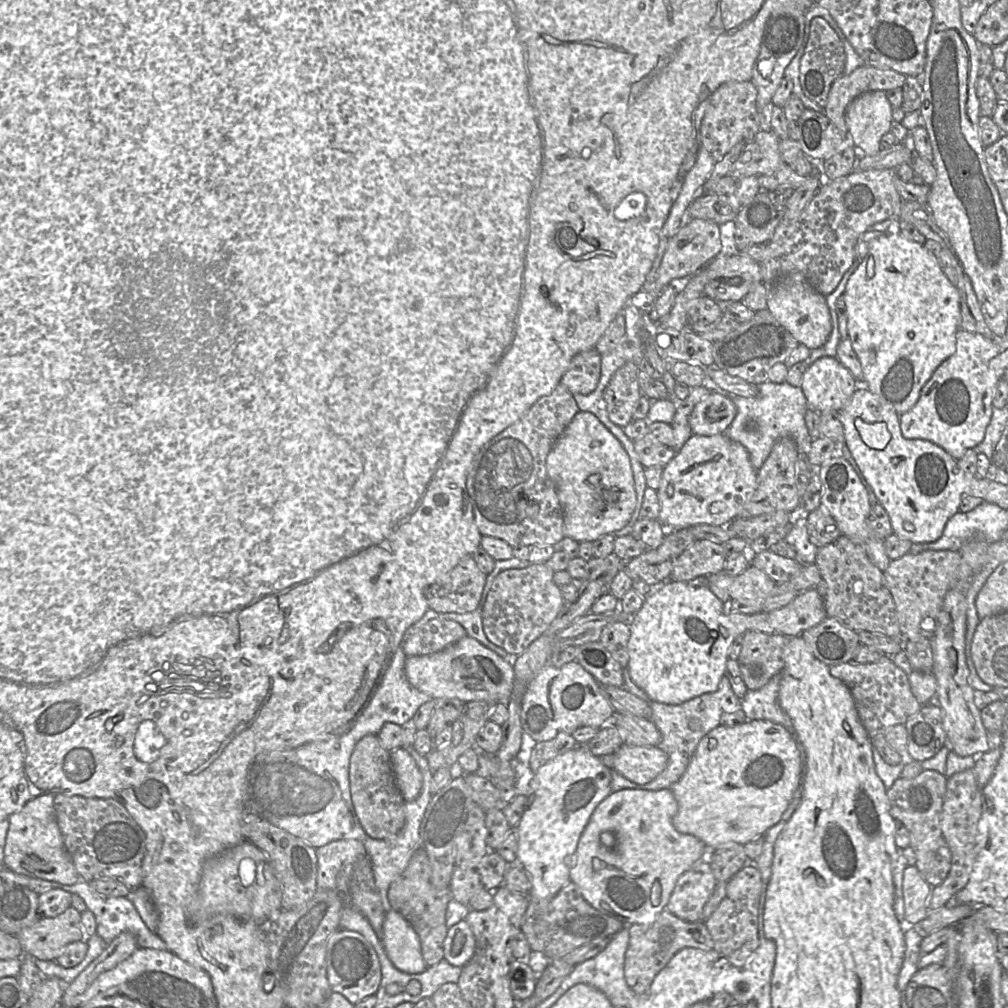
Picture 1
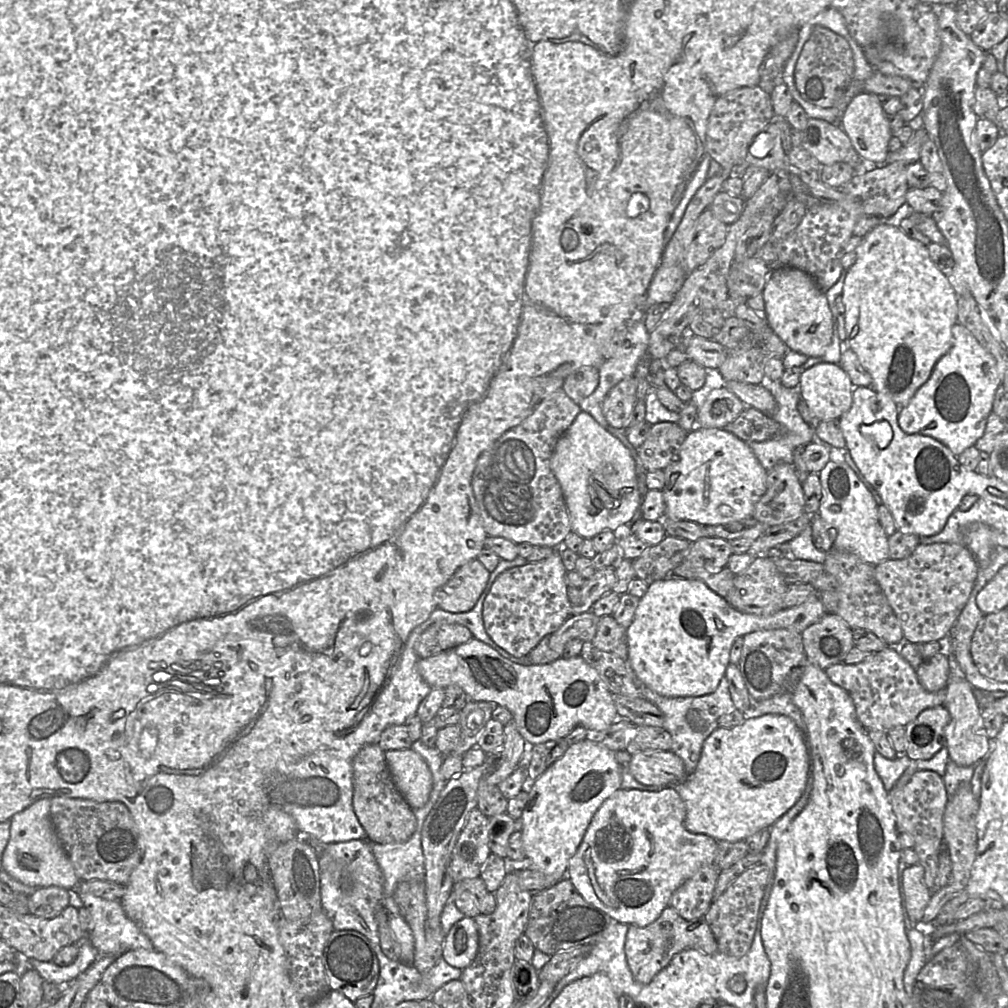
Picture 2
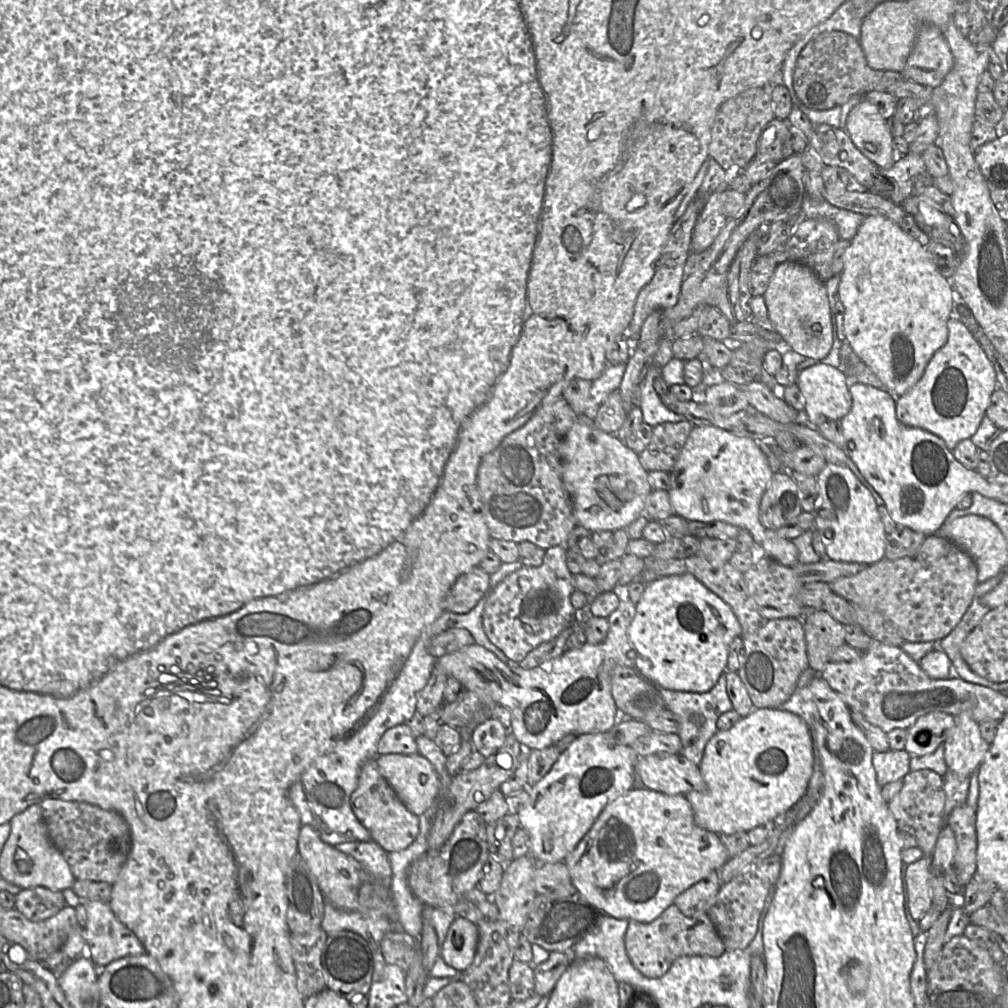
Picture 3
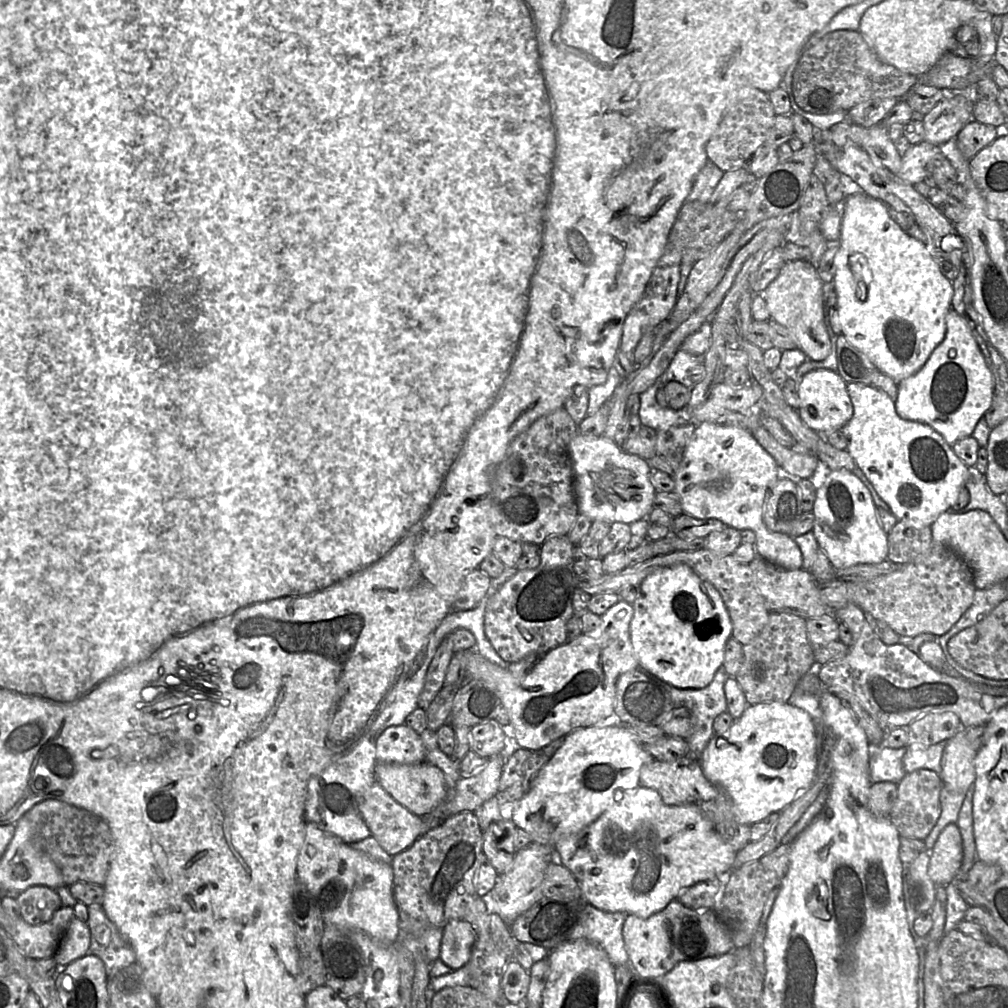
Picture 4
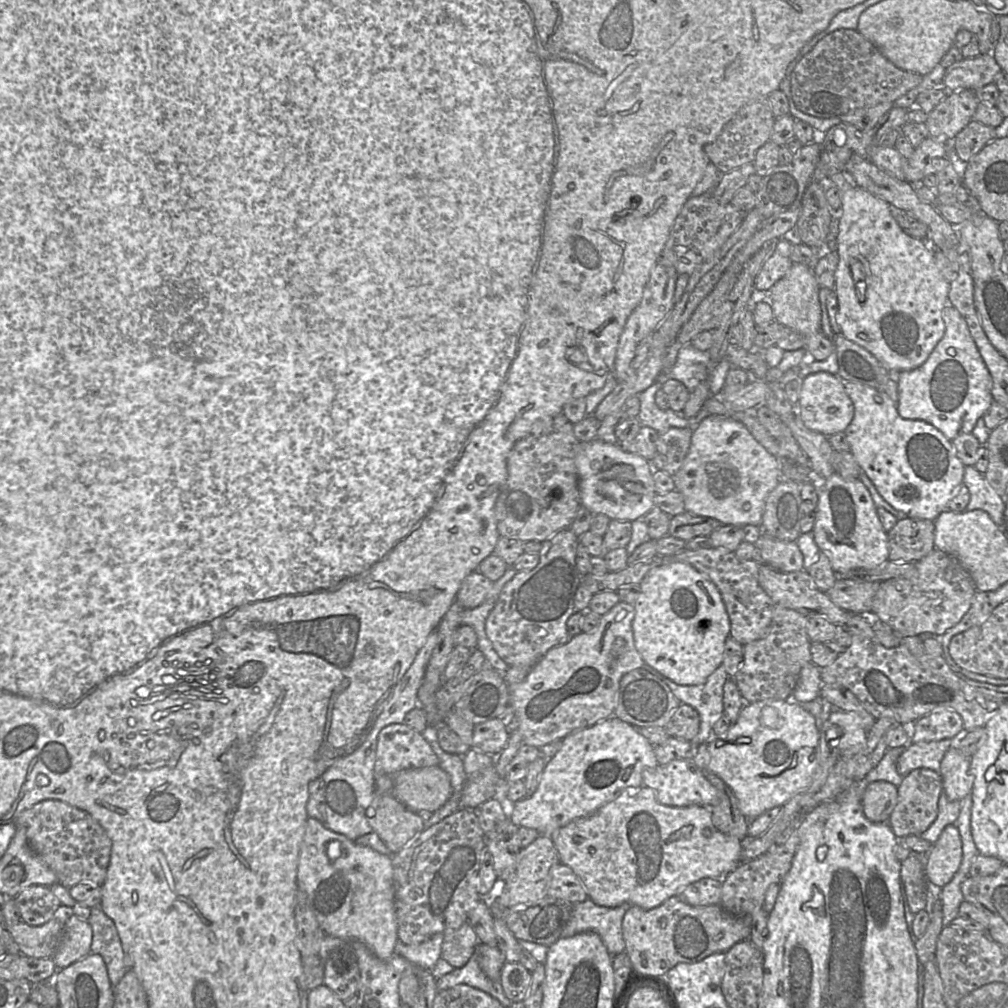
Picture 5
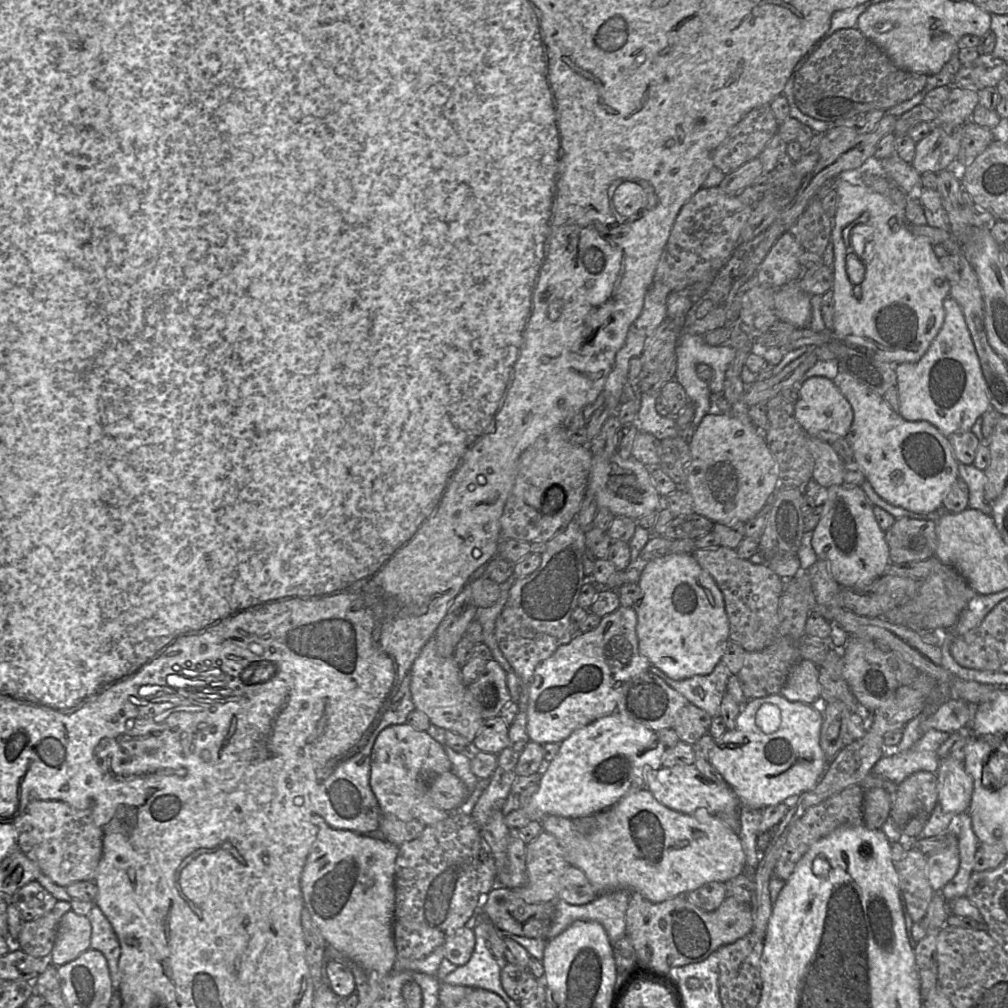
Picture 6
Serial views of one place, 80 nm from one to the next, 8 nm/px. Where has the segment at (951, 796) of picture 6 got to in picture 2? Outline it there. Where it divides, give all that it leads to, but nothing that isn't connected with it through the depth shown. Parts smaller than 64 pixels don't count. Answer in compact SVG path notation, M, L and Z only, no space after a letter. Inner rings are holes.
M949 654L950 672L946 686L944 707L950 714L950 721L945 729L946 747L949 759L959 766L975 765L989 754L989 738L983 725L981 710L973 694L973 686L967 681L959 663Z

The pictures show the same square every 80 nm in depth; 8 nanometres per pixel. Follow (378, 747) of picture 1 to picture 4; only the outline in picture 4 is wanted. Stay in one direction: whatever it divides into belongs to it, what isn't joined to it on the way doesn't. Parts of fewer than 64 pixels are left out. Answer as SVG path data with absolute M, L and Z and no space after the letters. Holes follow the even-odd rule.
M374 782L360 797L358 808L371 835L391 856L409 848L424 833L423 819L398 803L378 782Z

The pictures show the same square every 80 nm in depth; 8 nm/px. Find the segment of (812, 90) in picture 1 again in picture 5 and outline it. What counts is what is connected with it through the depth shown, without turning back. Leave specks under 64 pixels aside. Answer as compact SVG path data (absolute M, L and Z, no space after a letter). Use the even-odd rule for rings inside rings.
M840 29L821 39L797 63L791 76L791 93L803 113L831 118L882 102L894 102L917 87L922 78L895 66L857 30Z

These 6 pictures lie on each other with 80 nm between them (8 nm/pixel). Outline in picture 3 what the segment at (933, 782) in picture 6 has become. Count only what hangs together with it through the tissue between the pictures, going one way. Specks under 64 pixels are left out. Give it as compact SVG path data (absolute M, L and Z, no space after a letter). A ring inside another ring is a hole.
M930 769L910 771L903 778L901 790L888 803L889 810L893 814L898 829L916 838L918 847L923 856L932 857L938 836L944 822L945 791L943 777Z

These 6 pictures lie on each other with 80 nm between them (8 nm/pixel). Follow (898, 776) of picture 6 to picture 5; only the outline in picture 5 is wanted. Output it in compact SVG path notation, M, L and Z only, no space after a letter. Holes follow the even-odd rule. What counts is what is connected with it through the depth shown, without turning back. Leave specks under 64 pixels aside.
M951 739L911 744L897 760L898 773L906 776L917 768L927 768L940 775L941 761L951 744Z

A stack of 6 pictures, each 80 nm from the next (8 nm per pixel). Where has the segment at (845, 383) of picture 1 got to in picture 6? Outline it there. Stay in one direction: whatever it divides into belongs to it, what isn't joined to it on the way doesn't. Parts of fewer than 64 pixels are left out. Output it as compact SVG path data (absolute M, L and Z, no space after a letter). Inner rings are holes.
M814 376L802 383L798 400L794 403L794 415L808 436L833 444L845 437L853 422L853 409L834 381Z

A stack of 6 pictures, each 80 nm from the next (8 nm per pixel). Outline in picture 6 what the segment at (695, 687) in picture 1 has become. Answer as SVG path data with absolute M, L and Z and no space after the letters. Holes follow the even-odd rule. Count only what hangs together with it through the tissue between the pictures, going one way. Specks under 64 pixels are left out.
M668 553L648 561L639 578L640 596L632 606L637 614L638 649L650 663L673 680L710 674L721 661L729 639L724 597L713 577L689 553Z

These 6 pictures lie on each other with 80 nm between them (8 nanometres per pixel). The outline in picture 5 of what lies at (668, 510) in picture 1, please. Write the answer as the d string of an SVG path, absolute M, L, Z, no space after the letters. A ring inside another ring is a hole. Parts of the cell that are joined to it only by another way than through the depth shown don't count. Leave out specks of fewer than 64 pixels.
M709 415L693 430L688 453L678 472L672 476L675 490L683 495L685 512L710 517L721 524L761 526L766 499L782 478L780 465L743 424L730 417ZM761 533L754 545L763 561L774 569L784 573L804 570L803 554L796 541L781 541Z

